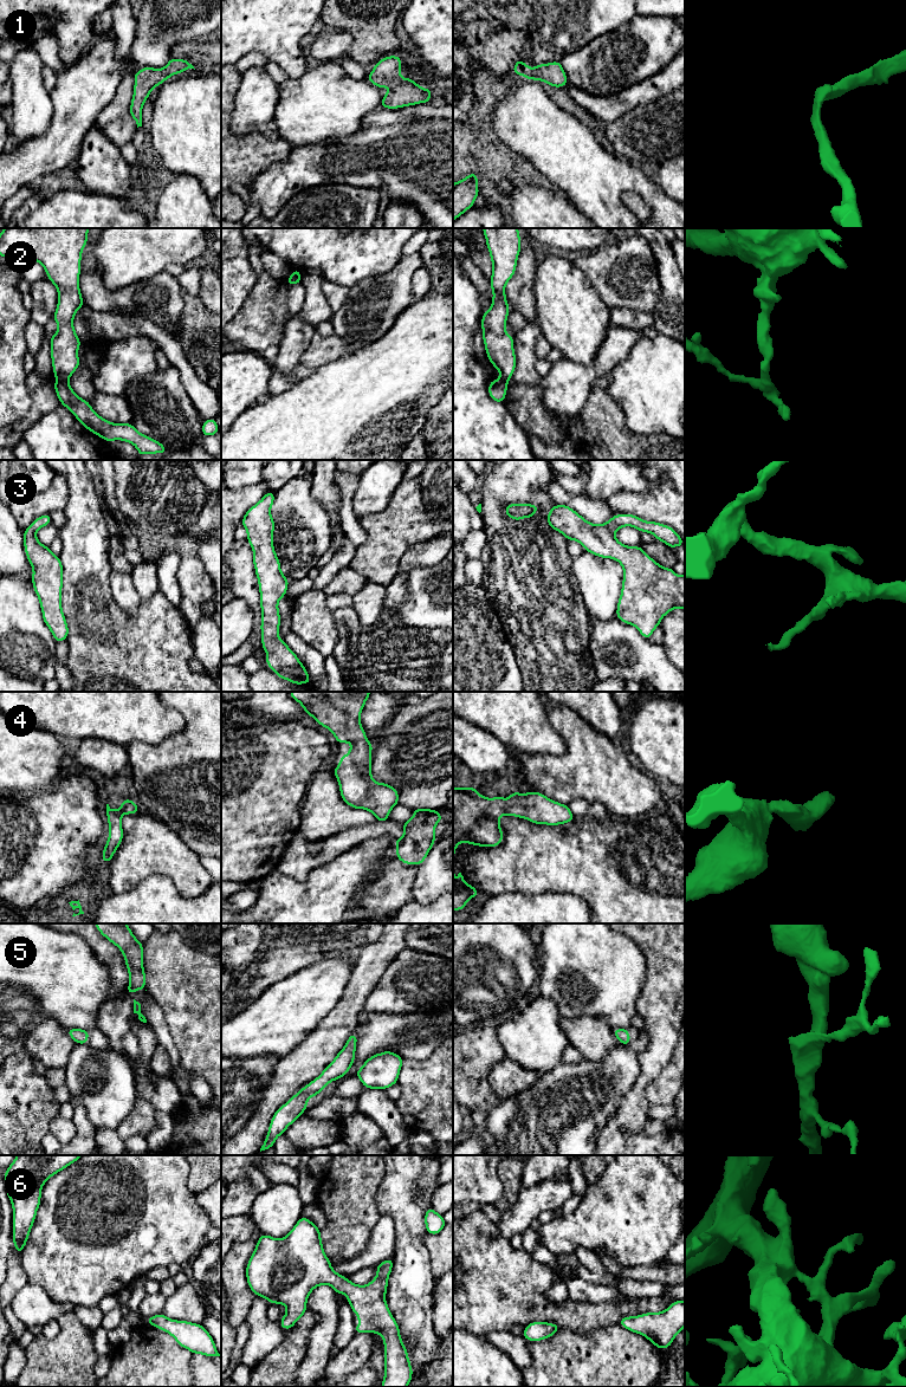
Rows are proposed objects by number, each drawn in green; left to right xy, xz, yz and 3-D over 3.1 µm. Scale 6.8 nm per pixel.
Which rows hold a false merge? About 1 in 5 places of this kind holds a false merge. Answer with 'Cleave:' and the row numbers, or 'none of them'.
Cleave: 2

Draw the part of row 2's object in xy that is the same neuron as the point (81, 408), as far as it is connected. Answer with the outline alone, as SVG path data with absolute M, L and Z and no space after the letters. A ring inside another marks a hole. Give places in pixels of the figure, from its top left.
M57 380L54 390L60 404L66 407L76 419L90 432L106 442L122 440L134 445L138 455L166 454L166 447L153 438L140 433L131 423L112 423L99 416L89 401L80 398L71 388L67 380Z

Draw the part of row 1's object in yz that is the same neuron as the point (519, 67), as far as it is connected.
M519 59L516 61L512 72L519 76L524 76L526 79L539 79L545 84L555 88L562 88L568 84L568 78L561 61L539 64L536 65L535 69L531 69L522 59Z

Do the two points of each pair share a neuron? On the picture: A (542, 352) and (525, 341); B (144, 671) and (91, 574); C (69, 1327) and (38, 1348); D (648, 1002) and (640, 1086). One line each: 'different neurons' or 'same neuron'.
A: different neurons
B: same neuron
C: same neuron
D: same neuron

